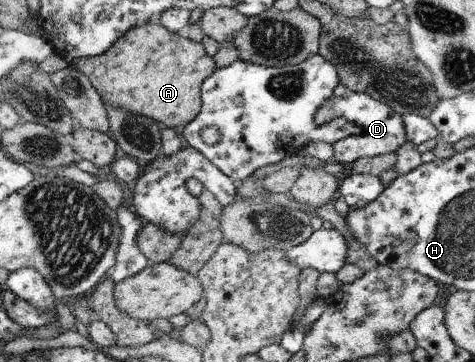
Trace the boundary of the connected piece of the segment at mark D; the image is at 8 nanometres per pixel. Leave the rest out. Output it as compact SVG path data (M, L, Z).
M347 92L340 97L328 98L314 114L314 125L328 124L330 120L344 117L346 124L354 127L354 132L348 134L346 138L331 144L333 150L333 162L339 162L345 167L349 167L356 158L364 156L372 158L378 154L390 154L396 148L402 146L406 141L404 126L400 115L392 112L383 102L376 102L375 98L370 98L368 94L358 94L357 92Z

